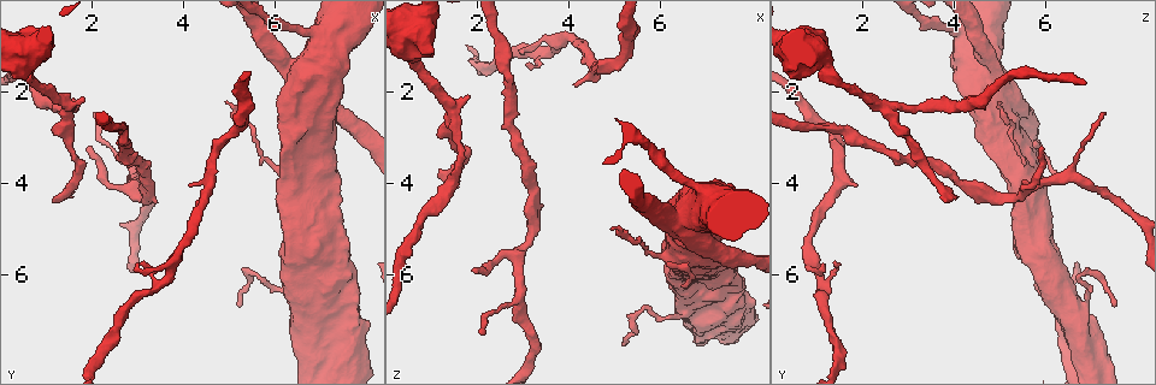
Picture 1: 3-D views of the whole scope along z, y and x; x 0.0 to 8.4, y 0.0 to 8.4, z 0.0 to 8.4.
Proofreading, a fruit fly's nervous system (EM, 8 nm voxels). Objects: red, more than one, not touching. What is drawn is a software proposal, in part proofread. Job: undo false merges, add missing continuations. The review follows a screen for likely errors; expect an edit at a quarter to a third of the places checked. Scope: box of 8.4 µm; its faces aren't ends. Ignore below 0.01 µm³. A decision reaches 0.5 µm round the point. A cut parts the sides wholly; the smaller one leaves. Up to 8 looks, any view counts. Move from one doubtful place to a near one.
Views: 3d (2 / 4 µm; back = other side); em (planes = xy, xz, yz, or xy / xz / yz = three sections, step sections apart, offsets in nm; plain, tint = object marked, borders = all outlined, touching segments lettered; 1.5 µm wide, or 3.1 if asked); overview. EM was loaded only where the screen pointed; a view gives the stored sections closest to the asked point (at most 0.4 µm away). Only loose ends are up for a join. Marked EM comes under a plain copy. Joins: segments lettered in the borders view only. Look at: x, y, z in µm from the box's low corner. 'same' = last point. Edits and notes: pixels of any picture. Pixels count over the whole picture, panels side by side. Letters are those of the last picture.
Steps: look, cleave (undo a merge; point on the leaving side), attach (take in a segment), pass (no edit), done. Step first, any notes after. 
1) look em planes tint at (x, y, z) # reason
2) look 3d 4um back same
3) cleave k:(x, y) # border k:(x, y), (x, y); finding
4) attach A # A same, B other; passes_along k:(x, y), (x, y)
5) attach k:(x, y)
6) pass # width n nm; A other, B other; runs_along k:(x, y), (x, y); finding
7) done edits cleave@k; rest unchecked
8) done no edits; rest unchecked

look 3d 4um at (1.50, 2.35, 2.60) # a fork

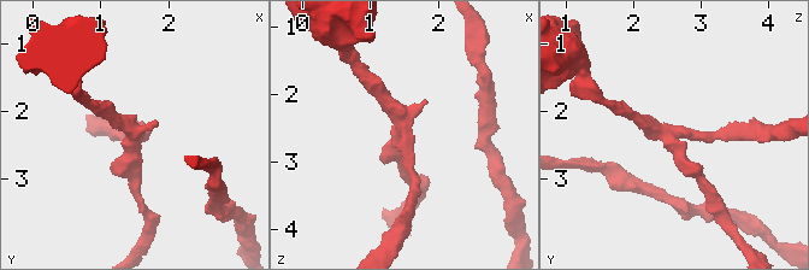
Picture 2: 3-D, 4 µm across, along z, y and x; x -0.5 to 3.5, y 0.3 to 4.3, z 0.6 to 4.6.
look em yz step 8 borders at (1.50, 2.30, 2.55) # arms 3; arm_widths 160, 200, 220 nm; now the EM

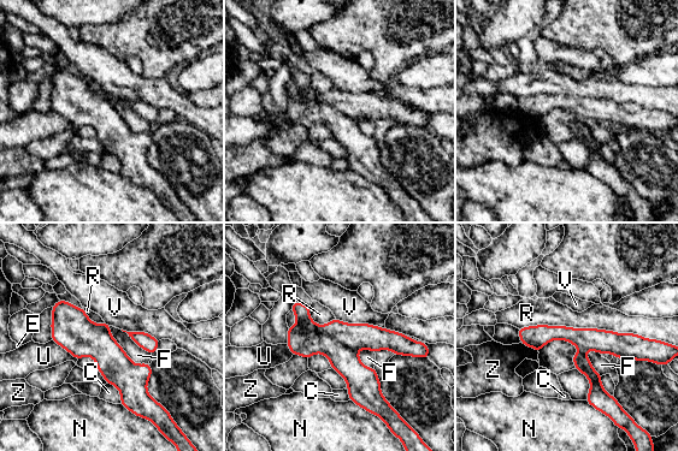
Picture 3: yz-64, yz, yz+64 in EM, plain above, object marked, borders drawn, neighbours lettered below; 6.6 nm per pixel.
cleave 3:(355, 336) # C other, E other, F other, N other, R other, U other, V other, Z other; part_leaving 3:(522, 331), (567, 333), (647, 348); a second neuron is stuck on

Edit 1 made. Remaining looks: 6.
look 3d 4um at (1.05, 0.65, 1.10) # stops while still wide

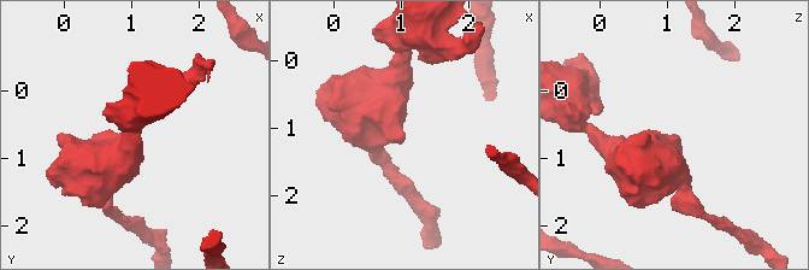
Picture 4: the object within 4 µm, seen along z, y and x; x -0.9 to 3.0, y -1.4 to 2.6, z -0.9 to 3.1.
look em planes tint at (1.10, 0.65, 1.10) # shape alone is not enough

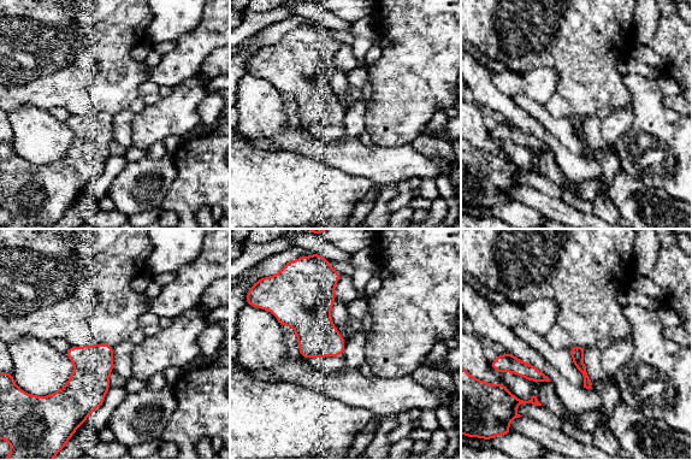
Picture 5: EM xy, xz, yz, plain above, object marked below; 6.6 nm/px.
look em planes borders same # see the neighbours

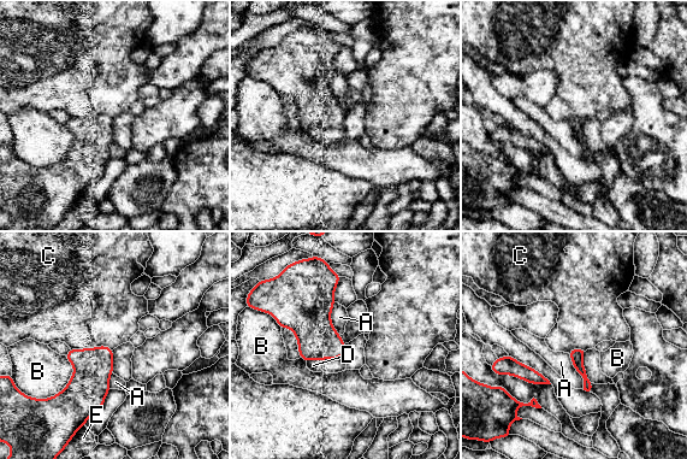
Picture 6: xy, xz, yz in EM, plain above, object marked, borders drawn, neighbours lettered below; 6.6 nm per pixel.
pass # A other, B other, C other, D other, E other; border 6:(112, 348), (95, 346), (71, 349); no lettered segment goes on from it

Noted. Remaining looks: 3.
look overview # see it whole again

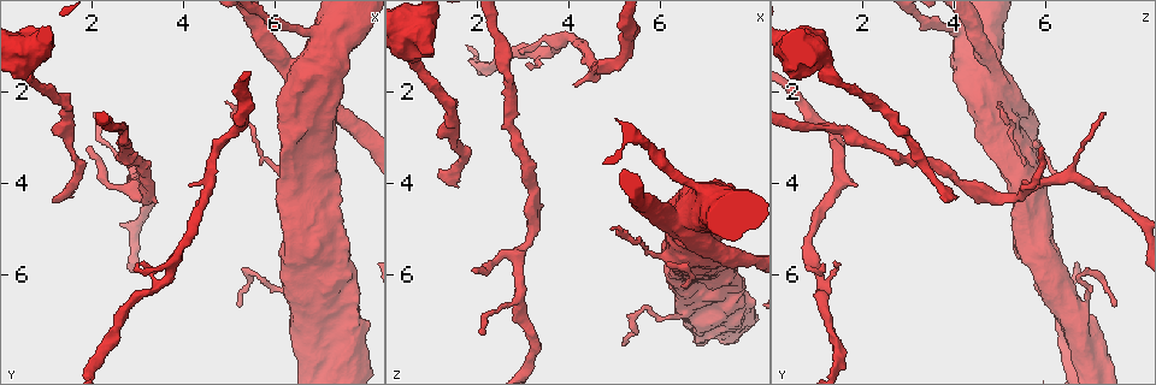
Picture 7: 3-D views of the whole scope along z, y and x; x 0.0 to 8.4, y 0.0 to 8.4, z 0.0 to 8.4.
look em planes borders at (2.85, 4.10, 5.55)

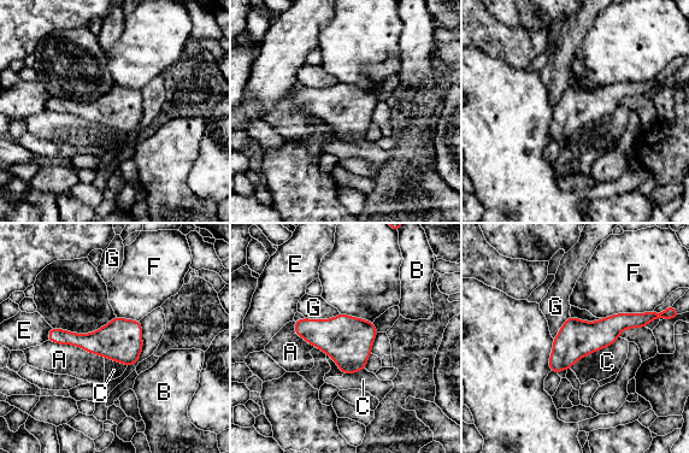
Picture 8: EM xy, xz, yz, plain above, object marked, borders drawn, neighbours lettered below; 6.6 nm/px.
pass # longest_contact C 400 nm; A other, B other, C other, E other, F other, G other; all the same neuron

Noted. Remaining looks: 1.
done edits cleave@3; rest unchecked

